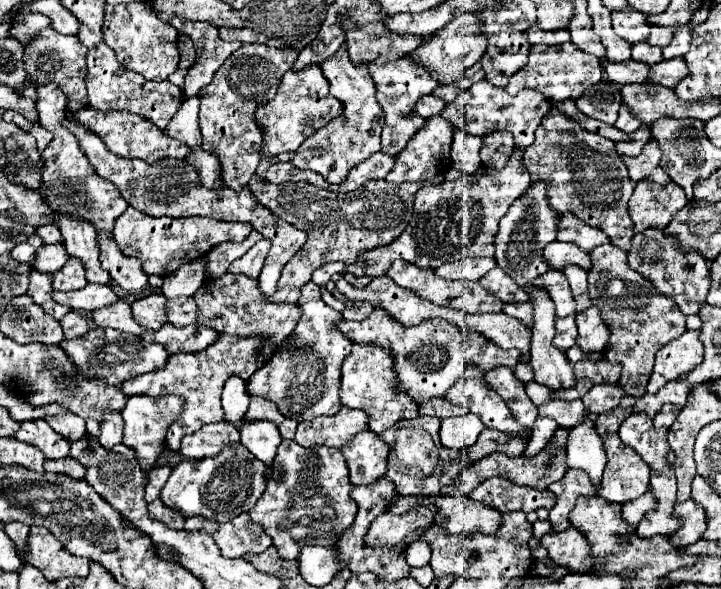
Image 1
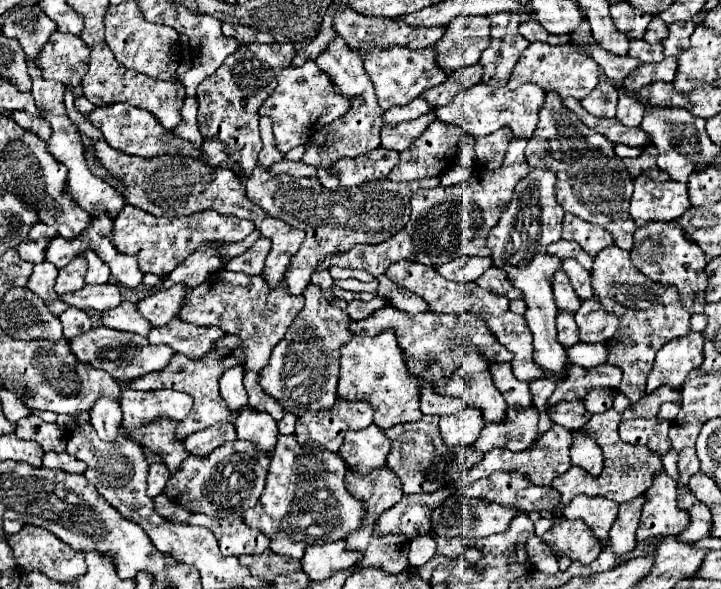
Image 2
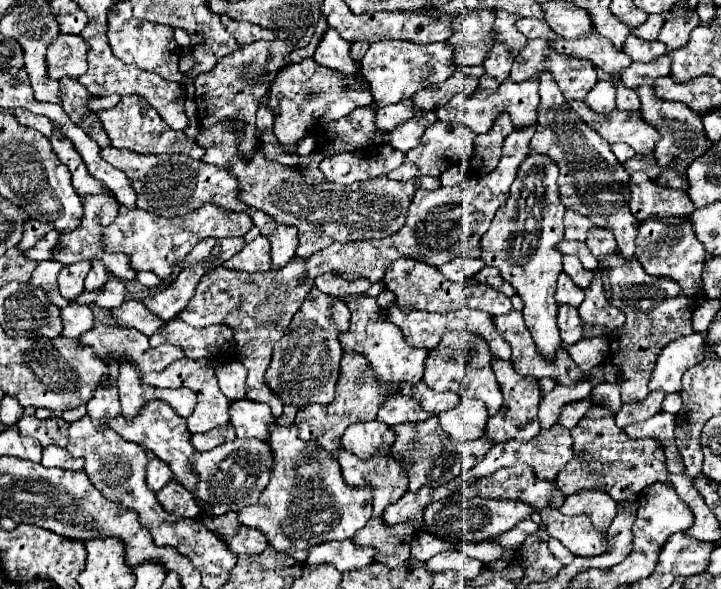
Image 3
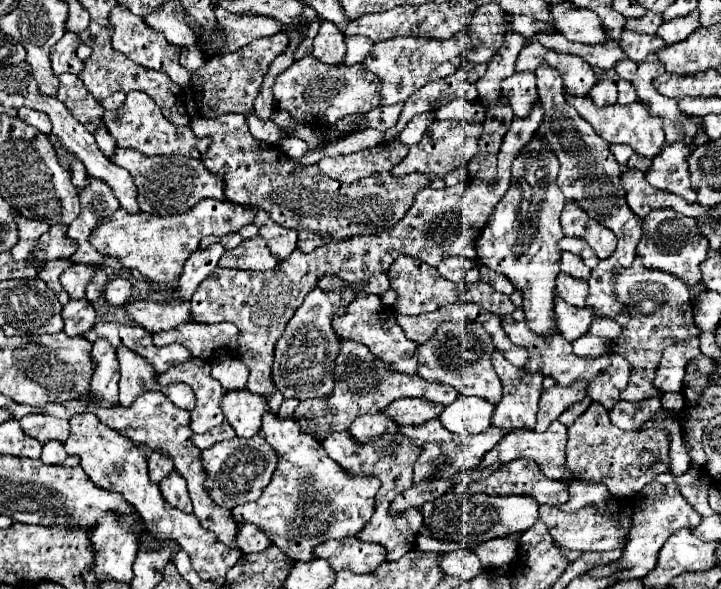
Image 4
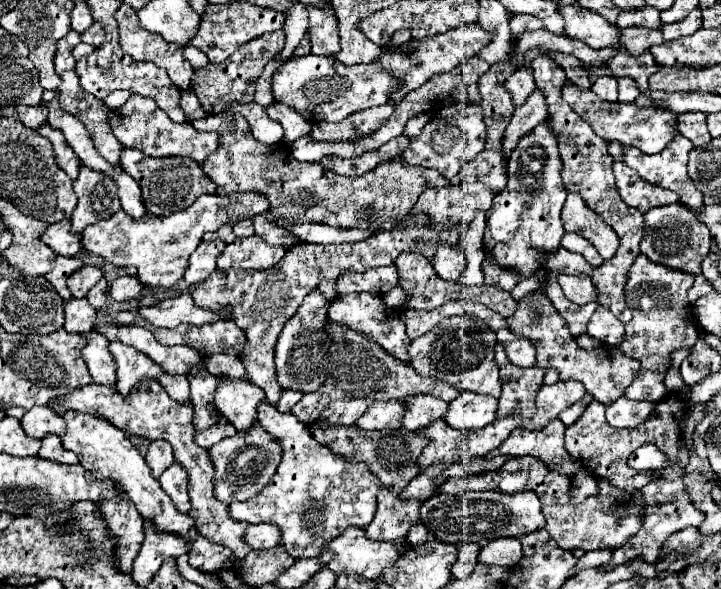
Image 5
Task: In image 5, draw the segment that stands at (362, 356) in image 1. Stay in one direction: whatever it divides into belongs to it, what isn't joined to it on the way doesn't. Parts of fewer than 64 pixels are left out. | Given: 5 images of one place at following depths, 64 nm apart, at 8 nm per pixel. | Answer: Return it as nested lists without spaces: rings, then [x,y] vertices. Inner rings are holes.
[[[348,294],[342,298],[336,298],[332,302],[332,308],[328,310],[328,318],[334,324],[352,328],[356,332],[360,332],[362,336],[368,336],[368,340],[372,340],[374,344],[378,344],[380,348],[384,348],[388,354],[392,354],[394,358],[398,358],[400,362],[410,363],[408,355],[408,346],[410,346],[410,338],[404,332],[404,324],[398,318],[398,310],[388,308],[380,296],[372,296],[372,294]],[[412,396],[412,398],[404,398],[404,418],[402,424],[408,430],[420,430],[424,426],[428,426],[432,420],[438,420],[444,416],[448,404],[442,400],[436,400],[434,396]]]

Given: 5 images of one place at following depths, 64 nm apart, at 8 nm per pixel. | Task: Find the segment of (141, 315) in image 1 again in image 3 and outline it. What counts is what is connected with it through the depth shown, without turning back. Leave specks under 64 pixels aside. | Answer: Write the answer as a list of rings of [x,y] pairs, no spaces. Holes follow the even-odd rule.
[[[194,264],[186,268],[166,290],[154,294],[152,298],[146,298],[144,306],[164,322],[172,320],[188,304],[192,292],[196,290],[196,284],[206,272],[208,272],[206,264]]]

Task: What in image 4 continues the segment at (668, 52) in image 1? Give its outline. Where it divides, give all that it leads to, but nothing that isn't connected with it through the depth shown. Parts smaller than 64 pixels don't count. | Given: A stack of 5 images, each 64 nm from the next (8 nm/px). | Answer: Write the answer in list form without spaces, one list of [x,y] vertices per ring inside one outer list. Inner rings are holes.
[[[692,10],[690,14],[686,16],[678,16],[676,20],[670,20],[670,22],[664,22],[660,28],[658,28],[658,36],[666,42],[666,44],[676,44],[676,42],[682,42],[686,40],[698,26],[700,26],[700,20],[698,20],[698,10]]]

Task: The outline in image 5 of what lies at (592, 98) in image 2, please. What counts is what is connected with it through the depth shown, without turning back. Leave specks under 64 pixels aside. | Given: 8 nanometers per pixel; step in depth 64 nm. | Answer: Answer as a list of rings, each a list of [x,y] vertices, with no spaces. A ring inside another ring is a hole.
[[[600,76],[596,78],[596,82],[590,88],[600,100],[606,102],[616,102],[618,98],[618,86],[616,86],[616,78],[614,76]]]

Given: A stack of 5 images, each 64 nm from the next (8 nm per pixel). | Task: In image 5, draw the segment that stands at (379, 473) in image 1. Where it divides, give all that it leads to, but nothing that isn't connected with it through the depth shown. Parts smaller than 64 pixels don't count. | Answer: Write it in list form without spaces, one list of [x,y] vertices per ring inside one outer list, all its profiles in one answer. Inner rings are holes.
[[[390,400],[388,404],[374,404],[356,420],[358,430],[398,430],[402,428],[402,404],[398,400]]]

